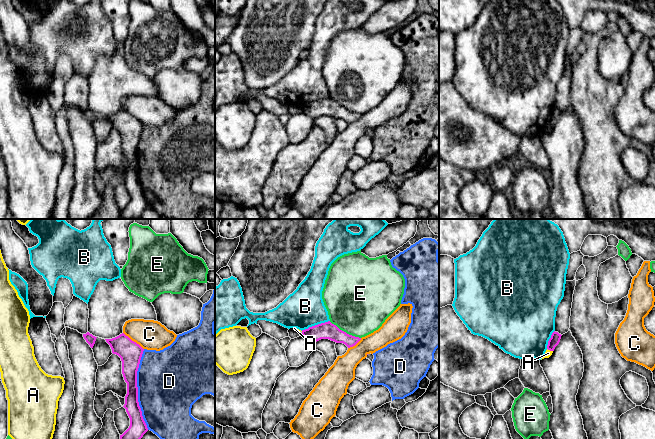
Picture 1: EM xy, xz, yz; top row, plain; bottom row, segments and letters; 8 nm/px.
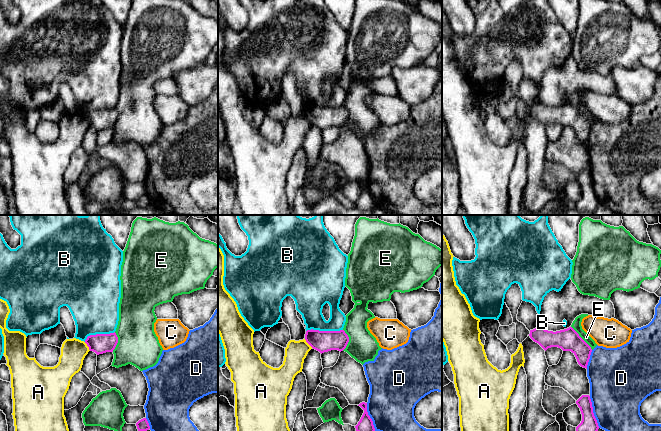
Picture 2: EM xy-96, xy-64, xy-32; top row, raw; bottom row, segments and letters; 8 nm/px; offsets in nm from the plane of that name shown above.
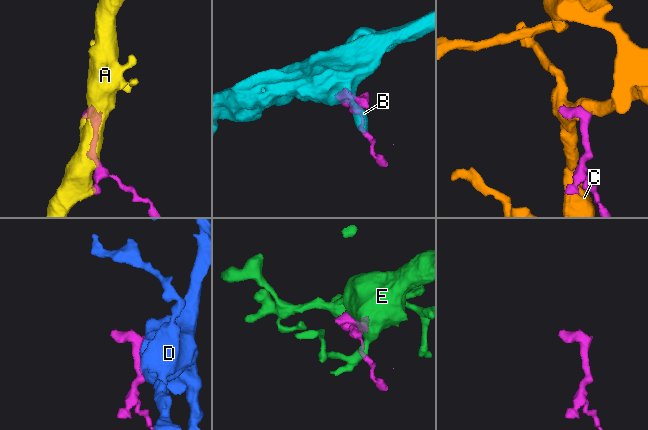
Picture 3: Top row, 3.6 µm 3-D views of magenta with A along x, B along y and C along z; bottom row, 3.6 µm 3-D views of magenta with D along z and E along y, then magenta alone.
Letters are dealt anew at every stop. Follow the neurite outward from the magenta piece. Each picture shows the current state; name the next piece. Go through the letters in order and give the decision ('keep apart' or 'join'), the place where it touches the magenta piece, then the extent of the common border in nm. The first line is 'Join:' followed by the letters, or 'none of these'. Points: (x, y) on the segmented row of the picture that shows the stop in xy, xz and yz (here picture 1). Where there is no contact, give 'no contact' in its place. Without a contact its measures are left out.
Join: none of these
A: keep apart | yz (550, 350) | 50 nm
B: keep apart | xz (315, 325) | 240 nm
C: keep apart | xy (133, 341) | 220 nm
D: keep apart | xy (137, 389) | 650 nm
E: keep apart | xz (345, 332) | 300 nm

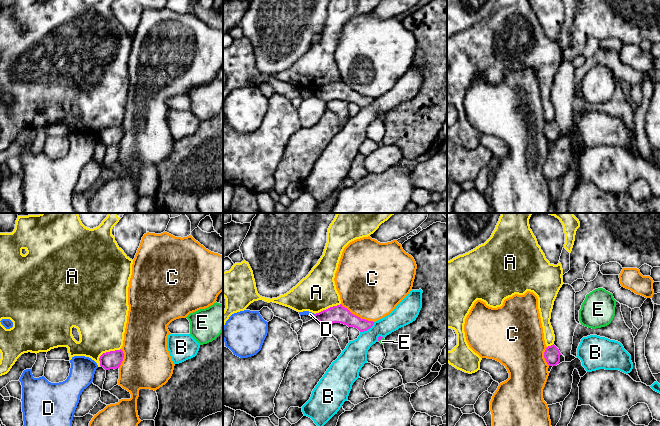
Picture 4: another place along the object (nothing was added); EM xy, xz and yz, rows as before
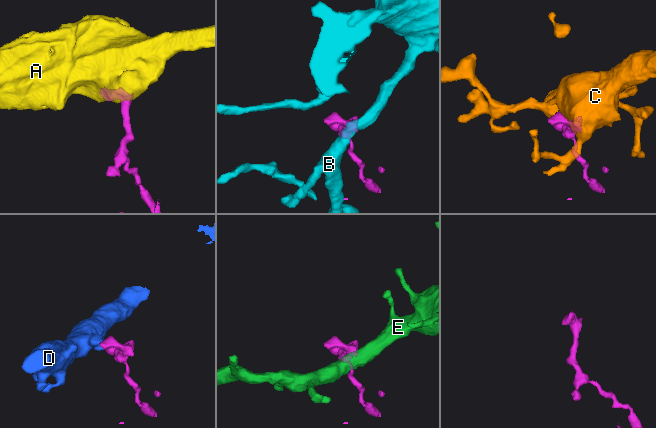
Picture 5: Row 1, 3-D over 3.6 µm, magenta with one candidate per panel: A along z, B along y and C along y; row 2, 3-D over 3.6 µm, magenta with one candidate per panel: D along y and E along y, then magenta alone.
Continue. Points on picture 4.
Join: E
A: keep apart | xy (106, 352) | 220 nm
B: keep apart | xz (367, 329) | 150 nm
C: keep apart | xz (357, 316) | 300 nm
D: keep apart | xz (314, 315) | 30 nm
E: join | xz (381, 338) | 50 nm

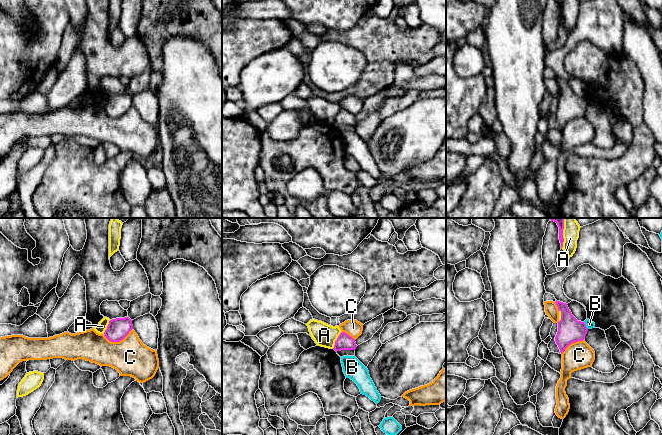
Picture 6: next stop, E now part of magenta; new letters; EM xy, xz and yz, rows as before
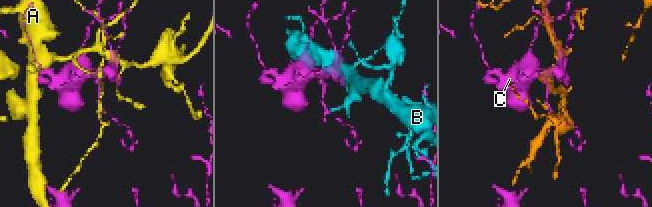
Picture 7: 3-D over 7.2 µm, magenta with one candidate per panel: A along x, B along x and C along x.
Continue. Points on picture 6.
Join: none of these
A: keep apart | xz (336, 340) | 160 nm
B: keep apart | yz (585, 325) | 70 nm
C: keep apart | xy (118, 341) | 240 nm

